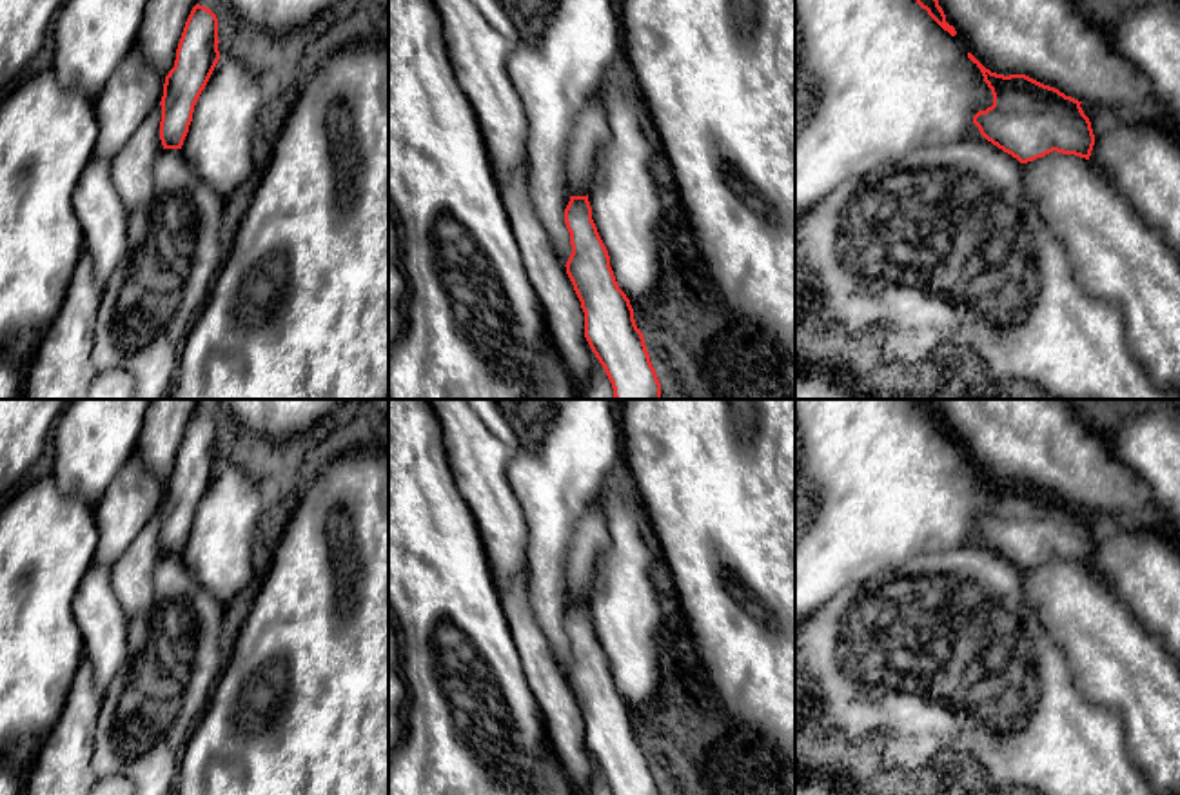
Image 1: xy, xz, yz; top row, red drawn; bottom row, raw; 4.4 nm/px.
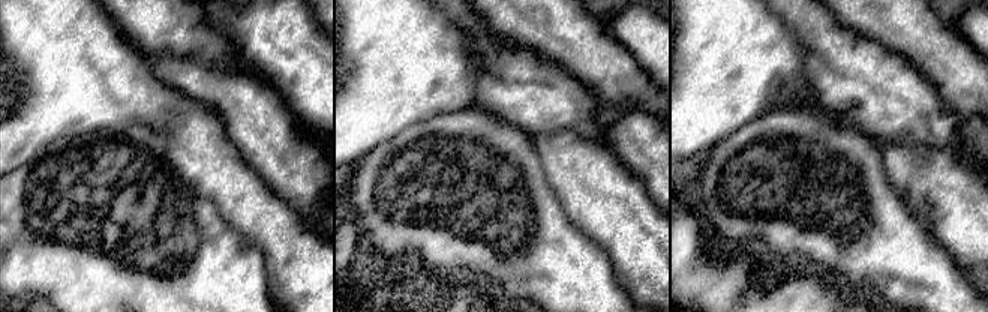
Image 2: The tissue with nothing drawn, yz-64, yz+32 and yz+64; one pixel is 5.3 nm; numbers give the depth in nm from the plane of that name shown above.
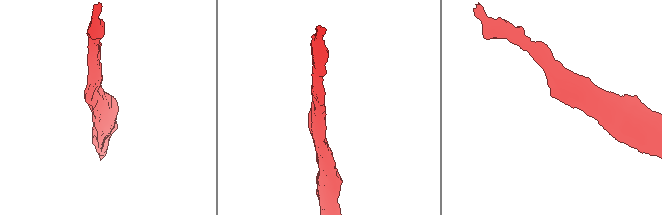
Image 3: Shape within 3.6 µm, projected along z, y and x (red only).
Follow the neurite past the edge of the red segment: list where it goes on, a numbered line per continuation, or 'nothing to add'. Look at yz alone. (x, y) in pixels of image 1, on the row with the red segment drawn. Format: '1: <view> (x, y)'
nothing to add

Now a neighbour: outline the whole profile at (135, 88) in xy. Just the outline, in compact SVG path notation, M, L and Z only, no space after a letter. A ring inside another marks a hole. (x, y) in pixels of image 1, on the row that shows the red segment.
M138 45L113 71L93 100L98 122L94 156L111 163L147 114L160 105L165 78L142 56Z

